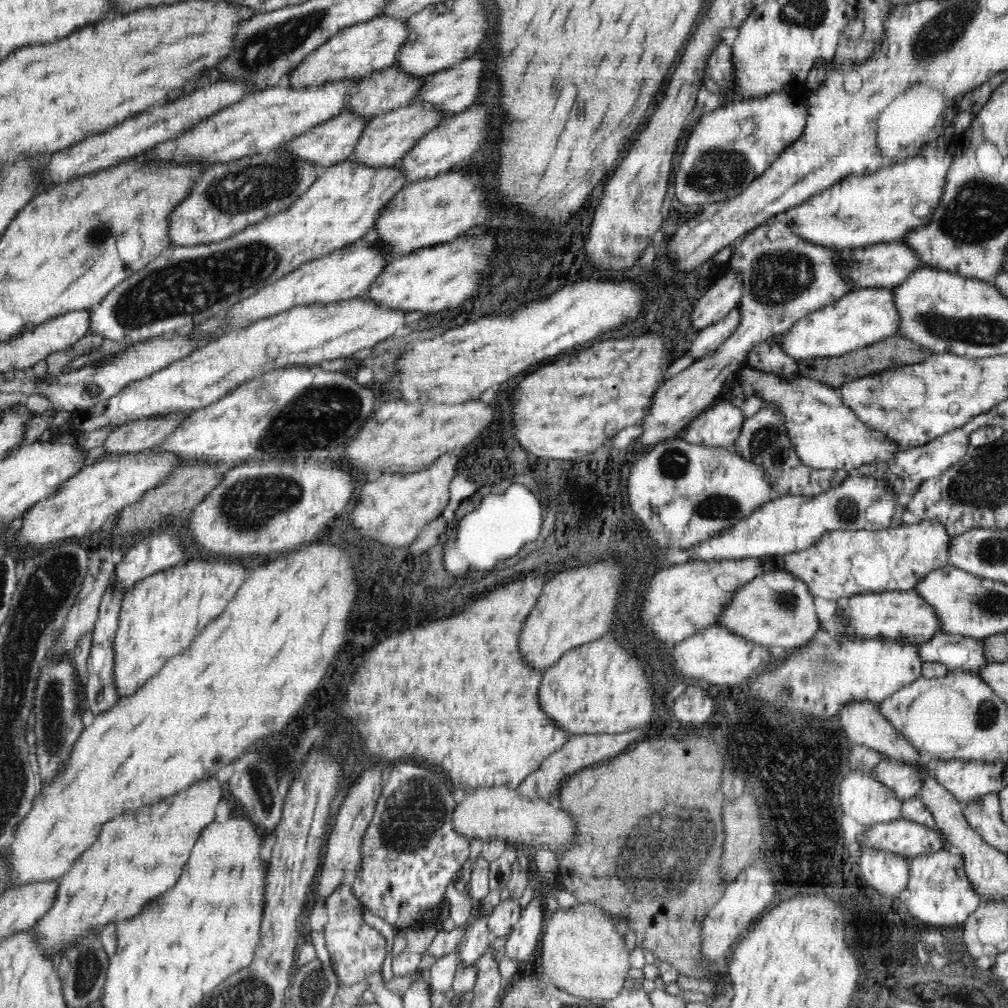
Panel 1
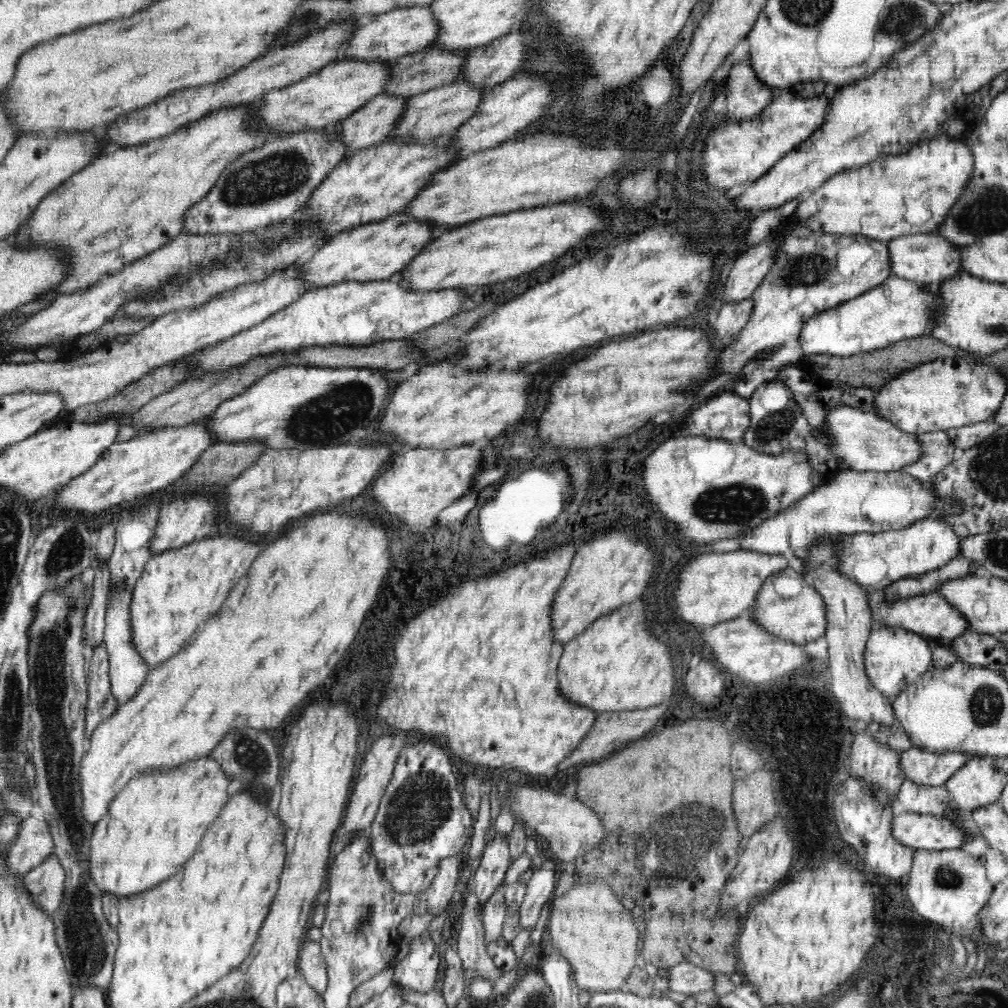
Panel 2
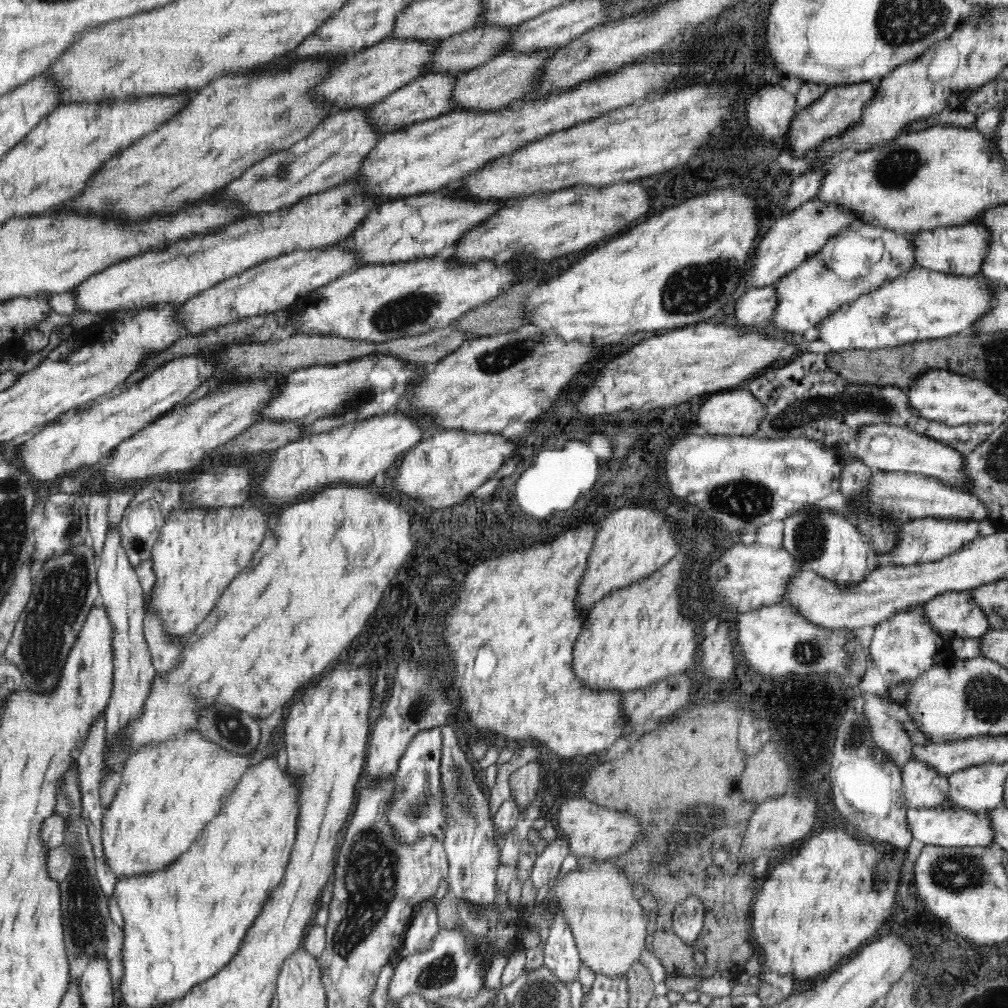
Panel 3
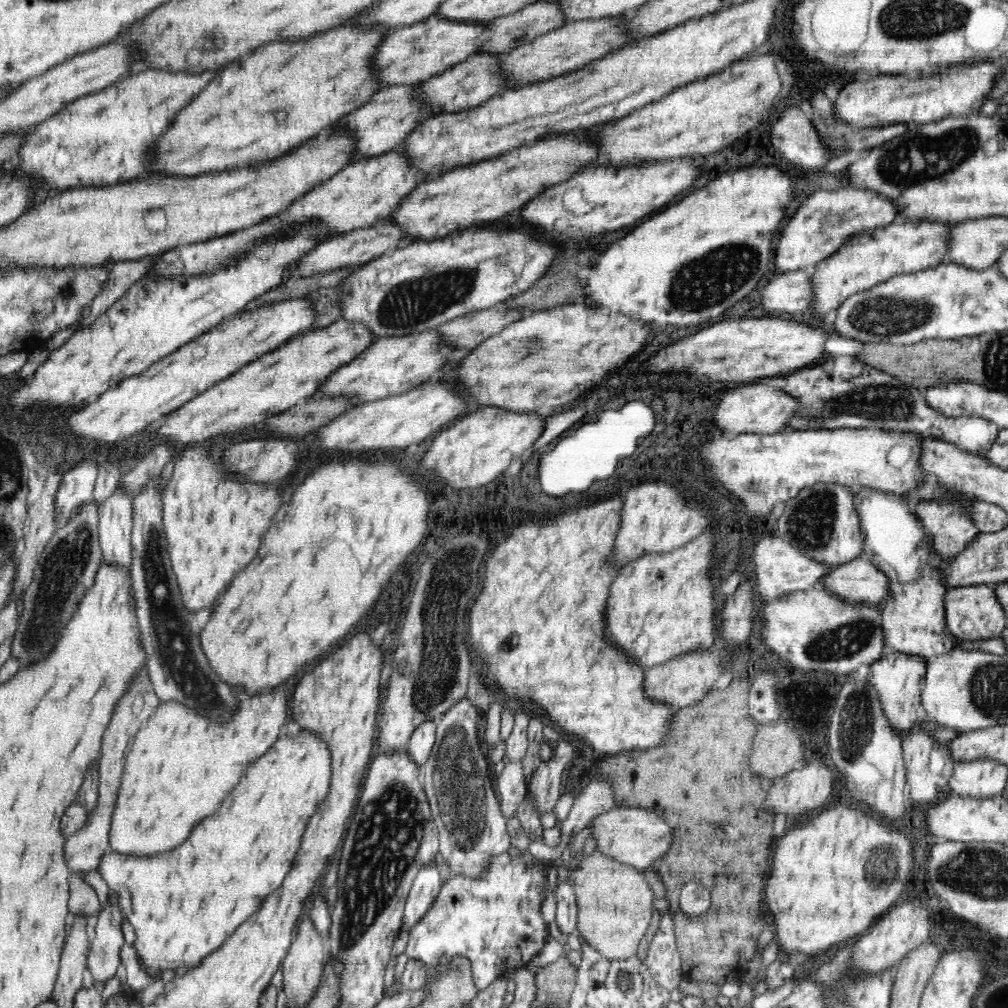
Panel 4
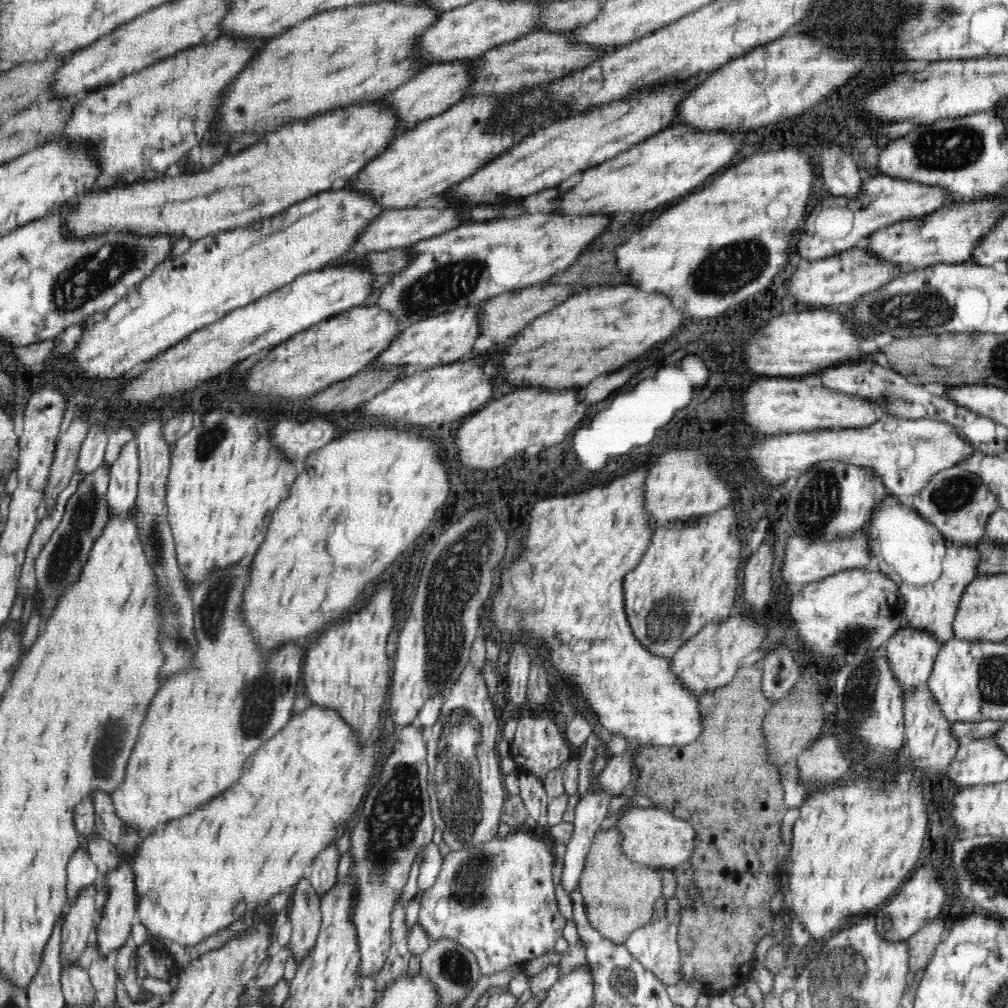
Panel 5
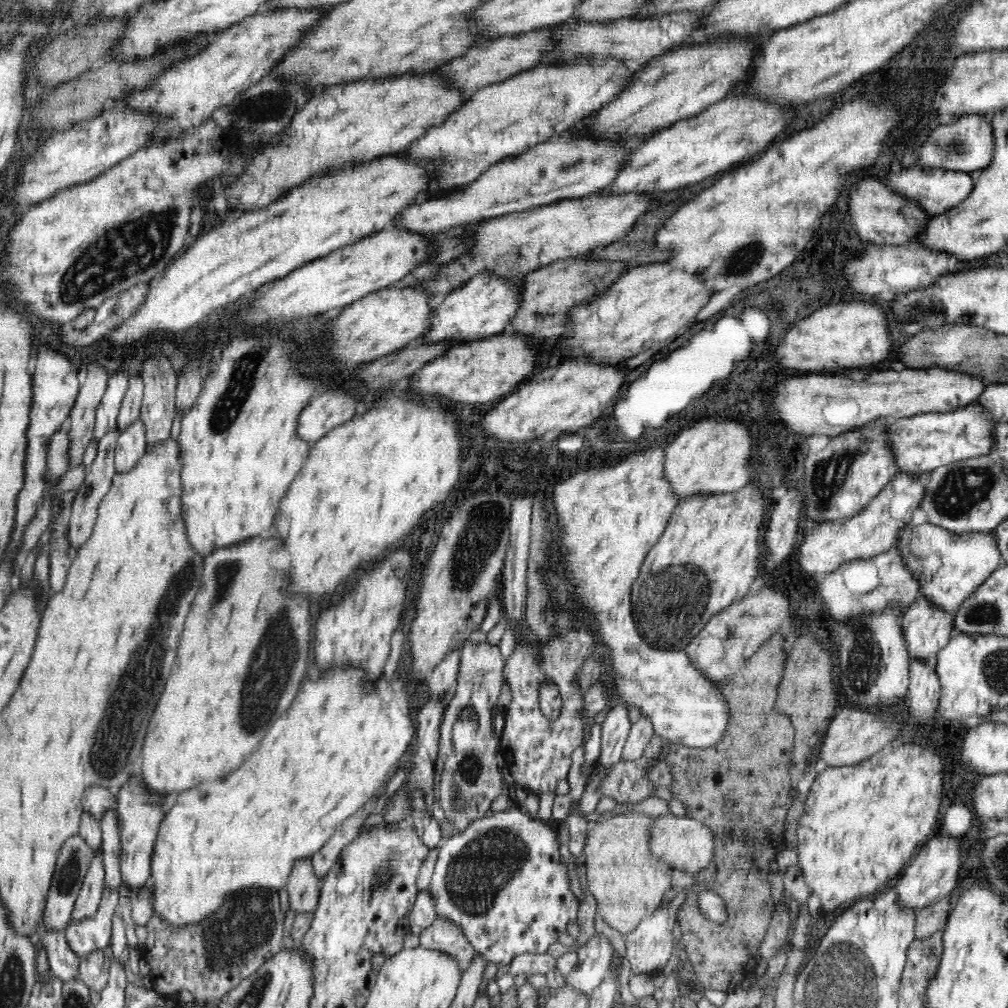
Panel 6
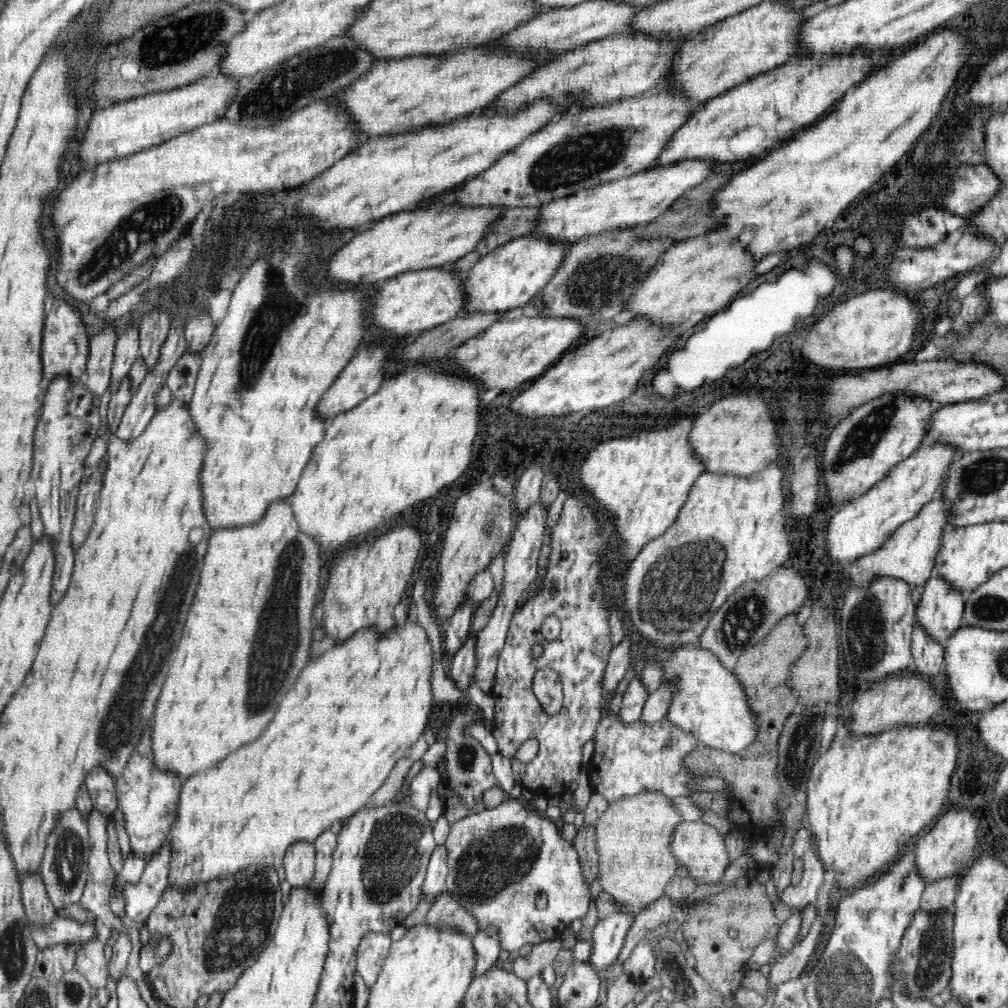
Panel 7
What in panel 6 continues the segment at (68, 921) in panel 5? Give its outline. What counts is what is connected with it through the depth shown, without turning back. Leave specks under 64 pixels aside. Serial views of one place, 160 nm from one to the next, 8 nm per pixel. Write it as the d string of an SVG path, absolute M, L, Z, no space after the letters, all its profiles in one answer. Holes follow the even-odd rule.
M93 851L93 859L87 870L82 888L74 904L72 911L72 921L78 922L92 916L100 904L102 892L104 890L104 861L102 861L101 851Z

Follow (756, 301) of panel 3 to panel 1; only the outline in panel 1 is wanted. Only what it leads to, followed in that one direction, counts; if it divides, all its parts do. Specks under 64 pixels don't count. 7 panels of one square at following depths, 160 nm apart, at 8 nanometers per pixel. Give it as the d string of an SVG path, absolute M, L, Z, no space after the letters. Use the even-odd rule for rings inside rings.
M733 308L722 320L698 332L696 340L690 346L686 355L693 362L701 359L707 353L714 352L732 333L738 329L741 321L740 308Z

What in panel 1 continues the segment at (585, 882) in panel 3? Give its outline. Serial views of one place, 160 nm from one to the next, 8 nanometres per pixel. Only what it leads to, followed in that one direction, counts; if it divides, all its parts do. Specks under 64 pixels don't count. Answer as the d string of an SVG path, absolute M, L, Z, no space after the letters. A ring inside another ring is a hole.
M578 903L569 909L556 909L543 921L542 950L536 956L543 973L556 988L584 999L610 1000L624 989L628 976L630 951L624 937L616 931L616 918L596 905Z

